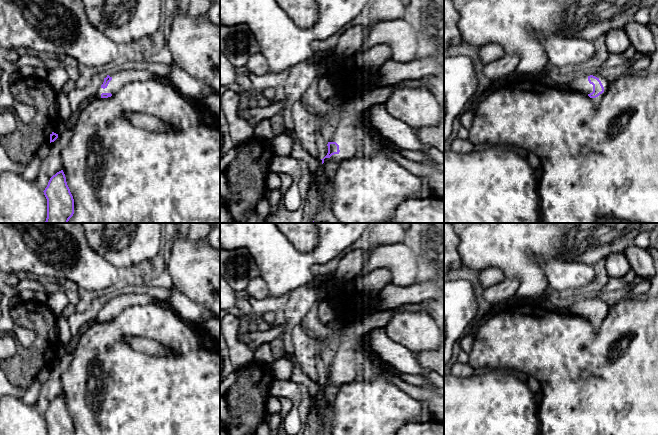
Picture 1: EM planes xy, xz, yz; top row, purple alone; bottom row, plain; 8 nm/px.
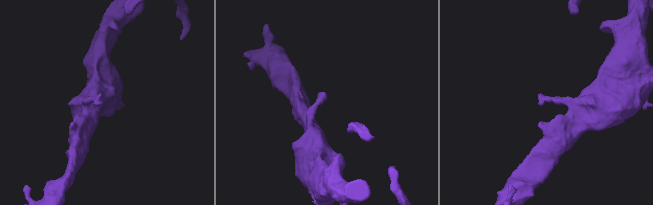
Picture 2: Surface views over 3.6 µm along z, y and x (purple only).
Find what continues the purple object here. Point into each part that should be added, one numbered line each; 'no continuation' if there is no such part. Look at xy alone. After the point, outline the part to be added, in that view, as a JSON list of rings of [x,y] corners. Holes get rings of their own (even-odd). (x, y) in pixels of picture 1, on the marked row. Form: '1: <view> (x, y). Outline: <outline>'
1: xy (123, 75). Outline: [[[121,66],[109,72],[108,75],[112,80],[105,89],[101,87],[98,89],[97,97],[99,98],[101,98],[102,93],[116,94],[123,86],[130,82],[155,78],[155,76],[143,66]]]

